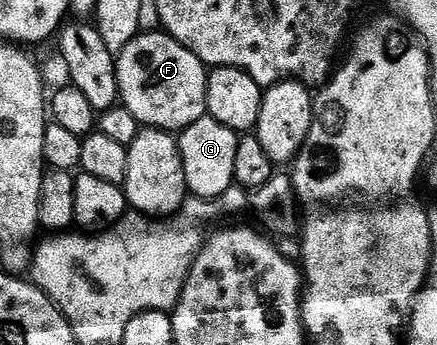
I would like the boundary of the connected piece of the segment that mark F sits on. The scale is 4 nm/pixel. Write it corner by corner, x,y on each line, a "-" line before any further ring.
158,31
138,34
117,53
119,98
122,107
127,107
128,114
140,120
140,125
178,134
207,115
208,69
166,31

